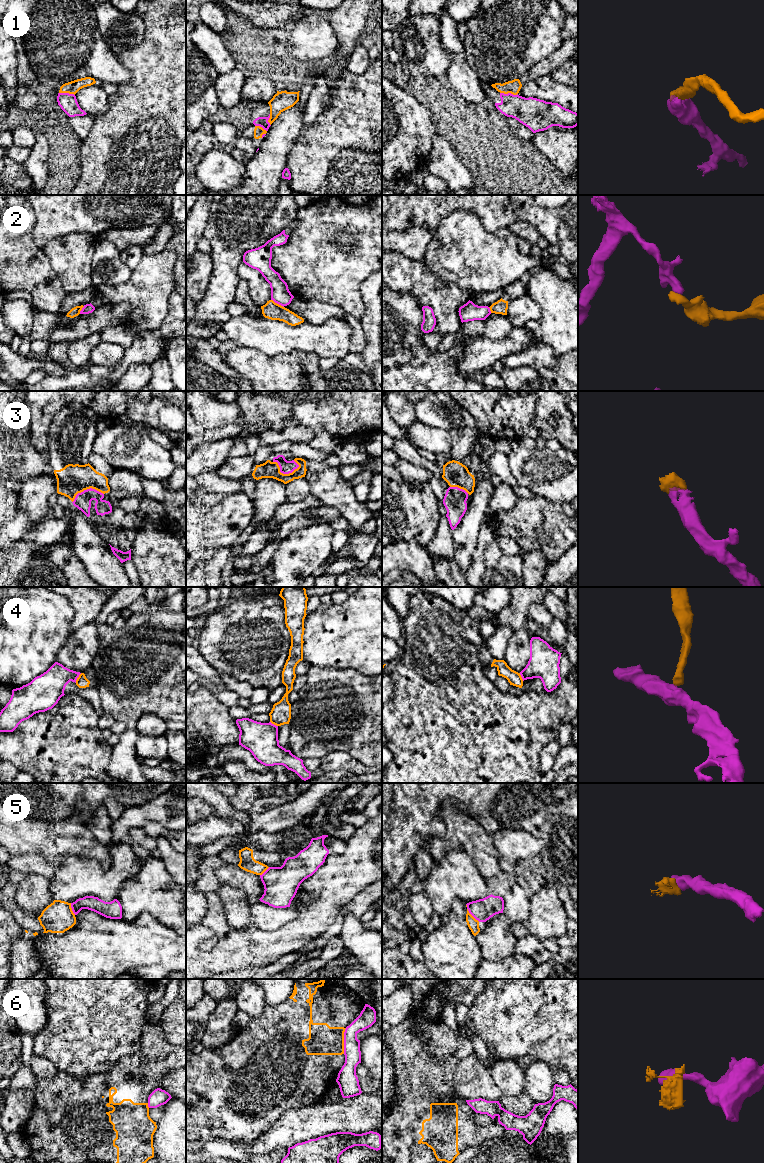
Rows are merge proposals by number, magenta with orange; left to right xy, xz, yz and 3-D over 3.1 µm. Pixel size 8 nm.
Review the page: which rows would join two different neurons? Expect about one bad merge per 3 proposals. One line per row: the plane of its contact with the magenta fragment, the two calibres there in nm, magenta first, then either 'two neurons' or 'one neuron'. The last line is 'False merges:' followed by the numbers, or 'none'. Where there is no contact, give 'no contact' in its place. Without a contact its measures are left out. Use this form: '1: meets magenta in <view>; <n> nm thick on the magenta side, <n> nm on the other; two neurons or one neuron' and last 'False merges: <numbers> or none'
1: meets magenta in yz; 240 nm thick on the magenta side, 110 nm on the other; two neurons
2: meets magenta in xz; 160 nm thick on the magenta side, 140 nm on the other; two neurons
3: meets magenta in xz; 110 nm thick on the magenta side, 130 nm on the other; one neuron
4: meets magenta in xy; 240 nm thick on the magenta side, 100 nm on the other; two neurons
5: meets magenta in yz; 180 nm thick on the magenta side, 90 nm on the other; two neurons
6: meets magenta in xz; 140 nm thick on the magenta side, 240 nm on the other; two neurons
False merges: 1, 2, 4, 5, 6

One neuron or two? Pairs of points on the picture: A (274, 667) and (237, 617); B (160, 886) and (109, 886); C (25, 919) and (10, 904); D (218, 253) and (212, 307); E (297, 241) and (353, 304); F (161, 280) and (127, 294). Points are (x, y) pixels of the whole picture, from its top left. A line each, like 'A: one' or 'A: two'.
A: one
B: two
C: one
D: one
E: one
F: one

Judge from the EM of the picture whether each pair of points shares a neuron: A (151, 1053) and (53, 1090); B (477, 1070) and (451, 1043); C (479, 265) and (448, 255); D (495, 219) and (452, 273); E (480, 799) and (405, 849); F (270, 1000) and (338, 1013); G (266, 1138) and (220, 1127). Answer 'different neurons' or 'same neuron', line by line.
A: same neuron
B: different neurons
C: same neuron
D: different neurons
E: same neuron
F: different neurons
G: different neurons

